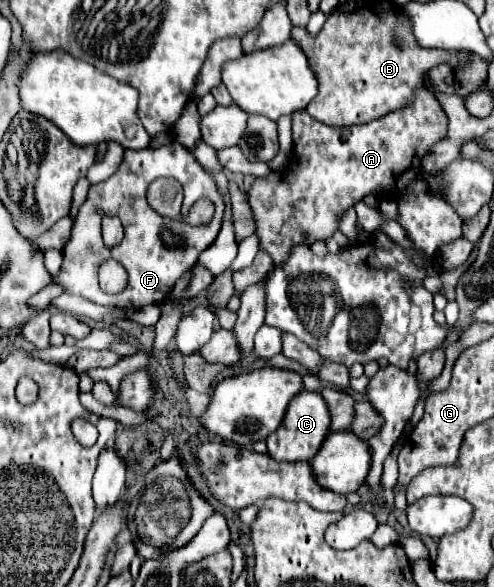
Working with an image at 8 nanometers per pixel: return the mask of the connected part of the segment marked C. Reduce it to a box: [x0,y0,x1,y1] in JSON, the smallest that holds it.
[266,389,330,461]

